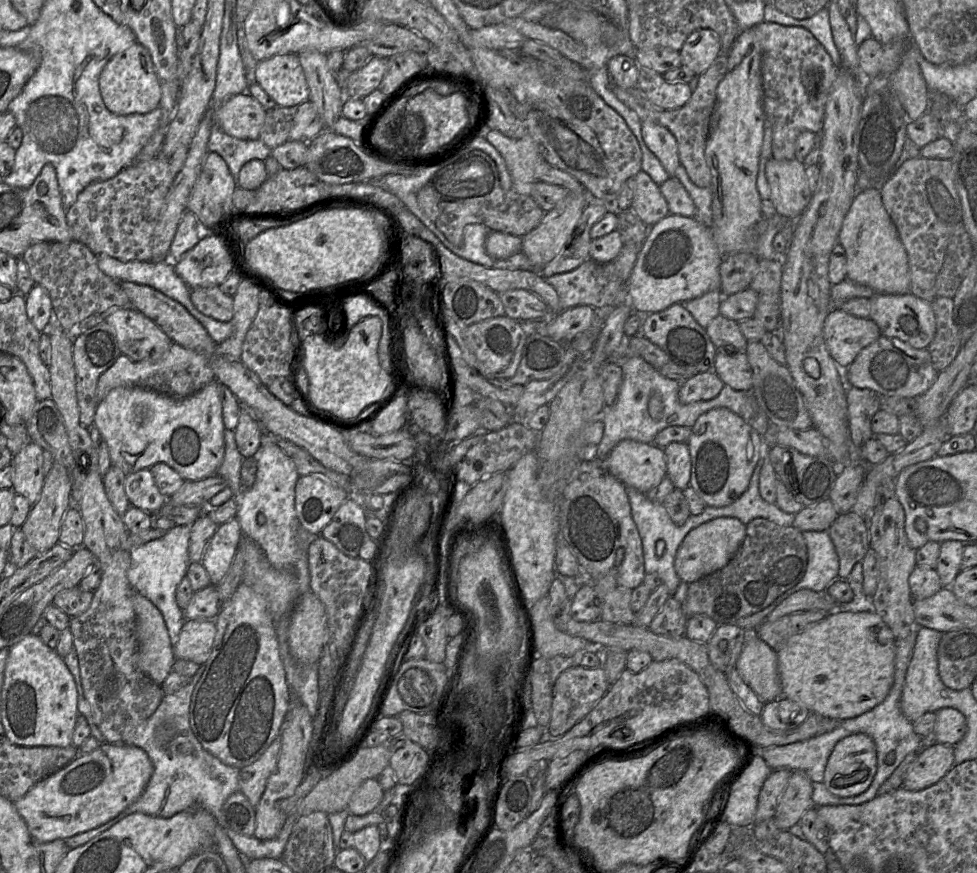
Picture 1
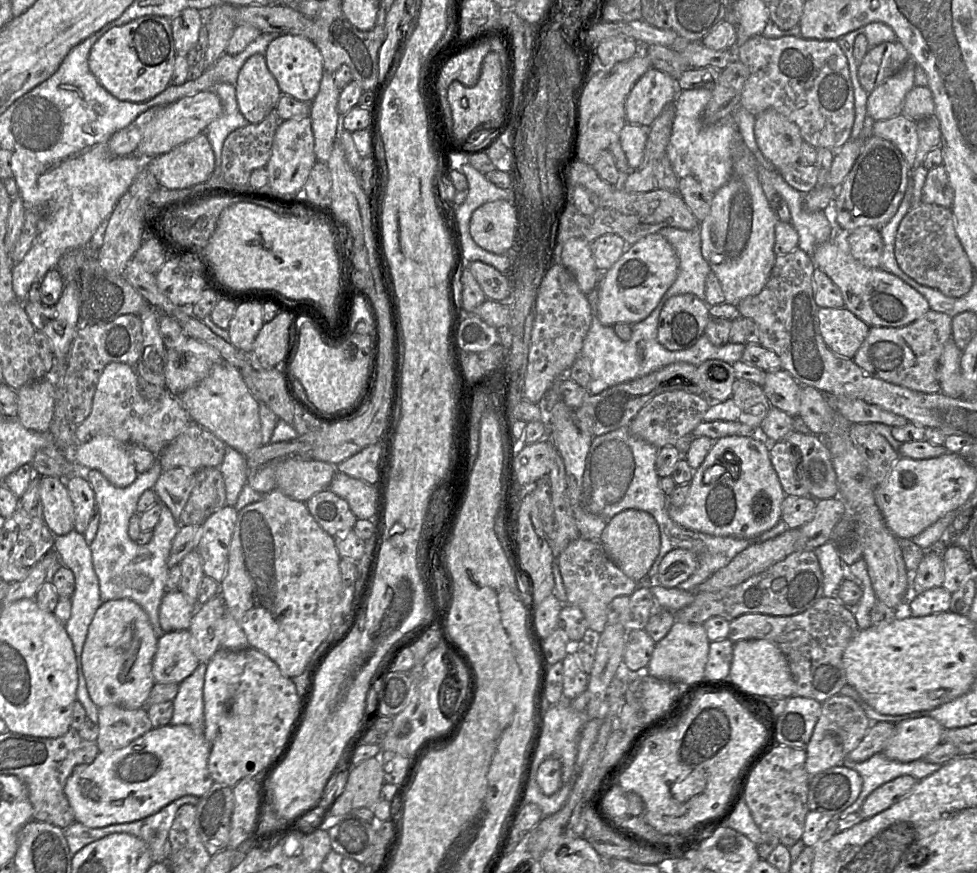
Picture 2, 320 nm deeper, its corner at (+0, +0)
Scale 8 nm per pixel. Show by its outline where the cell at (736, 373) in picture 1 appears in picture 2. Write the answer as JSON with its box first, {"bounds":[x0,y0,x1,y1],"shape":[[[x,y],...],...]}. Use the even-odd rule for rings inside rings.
{"bounds":[762,370,801,417],"shape":[[[785,370],[765,371],[762,389],[771,405],[792,417],[797,417],[800,408],[801,385]]]}

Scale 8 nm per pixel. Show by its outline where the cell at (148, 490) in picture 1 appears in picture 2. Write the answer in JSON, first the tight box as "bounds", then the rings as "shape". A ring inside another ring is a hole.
{"bounds":[153,468,195,522],"shape":[[[188,468],[164,471],[153,487],[159,502],[169,508],[178,522],[195,485],[195,473]]]}

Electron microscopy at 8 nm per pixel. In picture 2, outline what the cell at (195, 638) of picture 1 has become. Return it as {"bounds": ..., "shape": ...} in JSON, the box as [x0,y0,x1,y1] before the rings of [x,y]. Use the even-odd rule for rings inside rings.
{"bounds":[152,630,199,684],"shape":[[[189,630],[169,632],[158,639],[152,675],[157,684],[180,684],[199,664]]]}

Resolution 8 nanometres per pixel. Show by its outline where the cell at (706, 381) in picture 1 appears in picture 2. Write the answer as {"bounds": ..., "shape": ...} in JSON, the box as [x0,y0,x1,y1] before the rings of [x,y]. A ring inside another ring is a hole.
{"bounds":[628,390,710,448],"shape":[[[681,390],[665,391],[654,396],[631,420],[628,430],[631,435],[657,448],[675,446],[684,436],[691,435],[703,421],[710,401],[703,395],[692,394]]]}

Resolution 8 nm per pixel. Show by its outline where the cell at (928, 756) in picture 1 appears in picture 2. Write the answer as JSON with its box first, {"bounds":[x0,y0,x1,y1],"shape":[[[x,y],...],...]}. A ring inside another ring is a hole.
{"bounds":[858,775,917,819],"shape":[[[904,775],[881,785],[865,799],[858,812],[863,819],[877,815],[908,795],[917,781],[910,775]]]}

